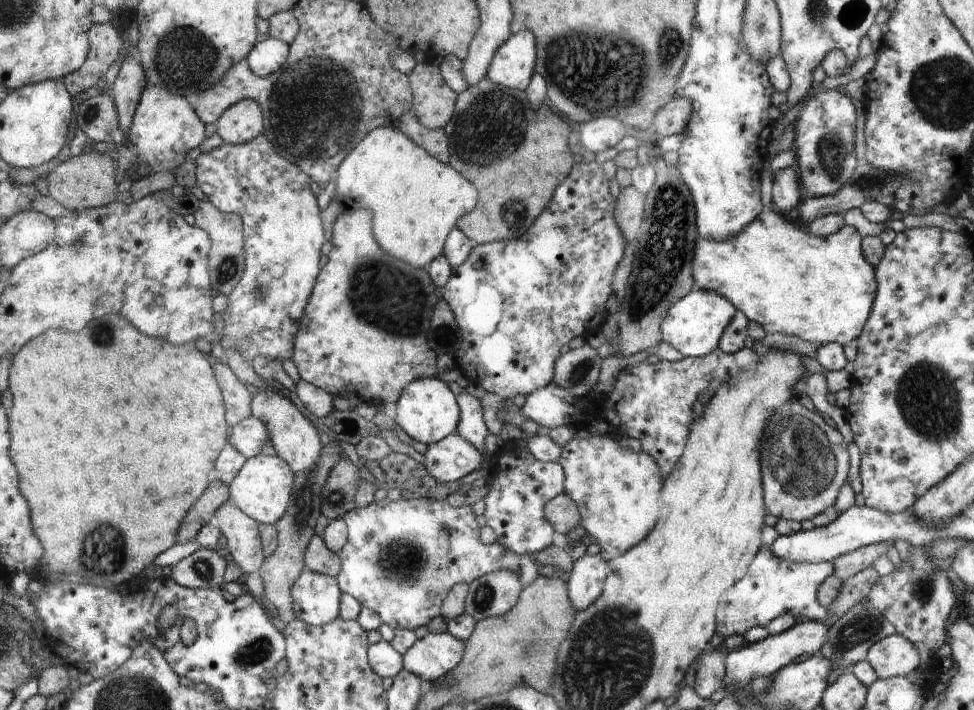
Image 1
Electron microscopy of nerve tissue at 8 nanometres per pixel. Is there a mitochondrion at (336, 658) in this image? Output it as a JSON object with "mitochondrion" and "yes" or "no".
{"mitochondrion":"no"}

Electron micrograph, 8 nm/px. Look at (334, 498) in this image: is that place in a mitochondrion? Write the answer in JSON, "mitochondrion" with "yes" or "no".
{"mitochondrion":"yes"}

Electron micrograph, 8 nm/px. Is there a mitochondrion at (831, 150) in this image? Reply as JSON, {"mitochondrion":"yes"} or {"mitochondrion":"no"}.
{"mitochondrion":"yes"}

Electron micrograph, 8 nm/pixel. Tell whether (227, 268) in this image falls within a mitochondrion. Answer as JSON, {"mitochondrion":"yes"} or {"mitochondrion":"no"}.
{"mitochondrion":"yes"}

